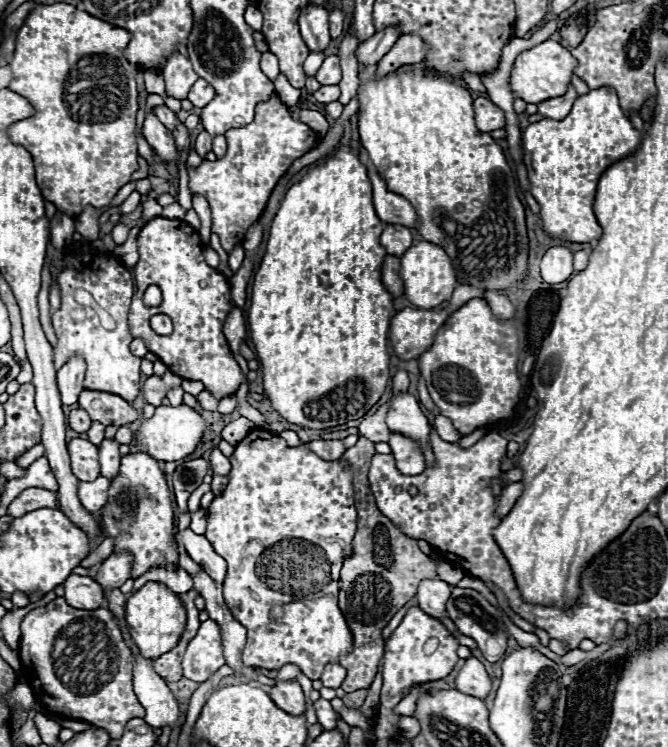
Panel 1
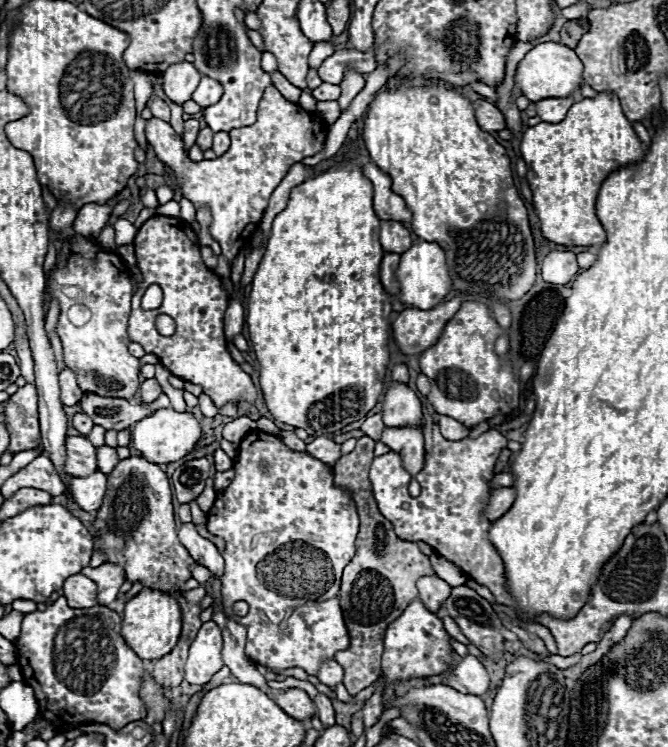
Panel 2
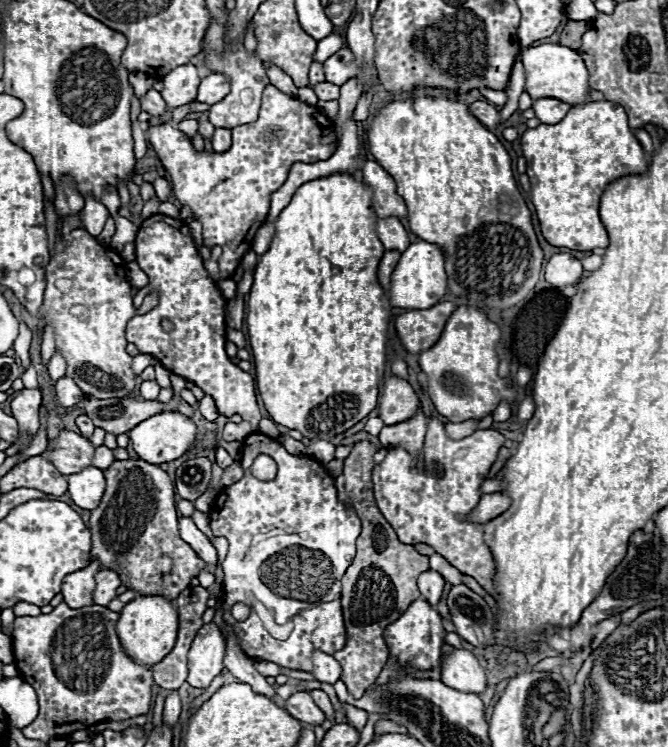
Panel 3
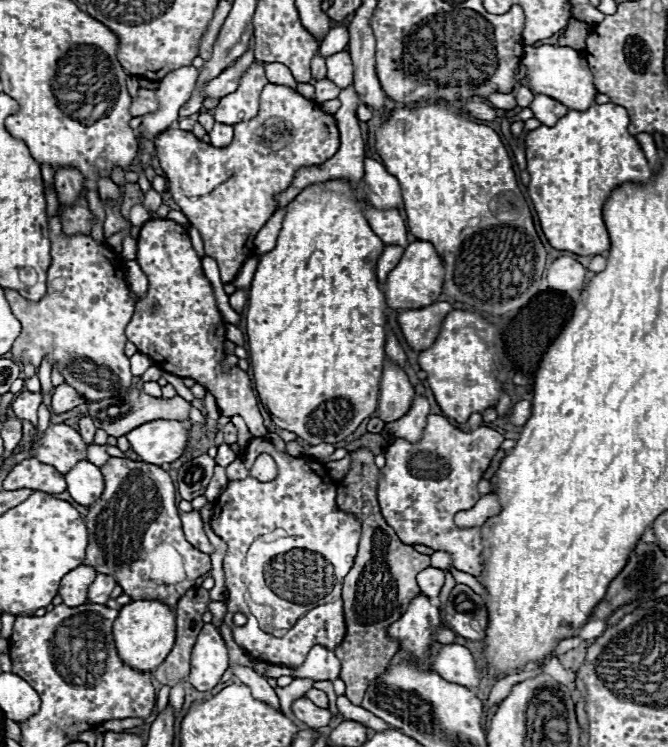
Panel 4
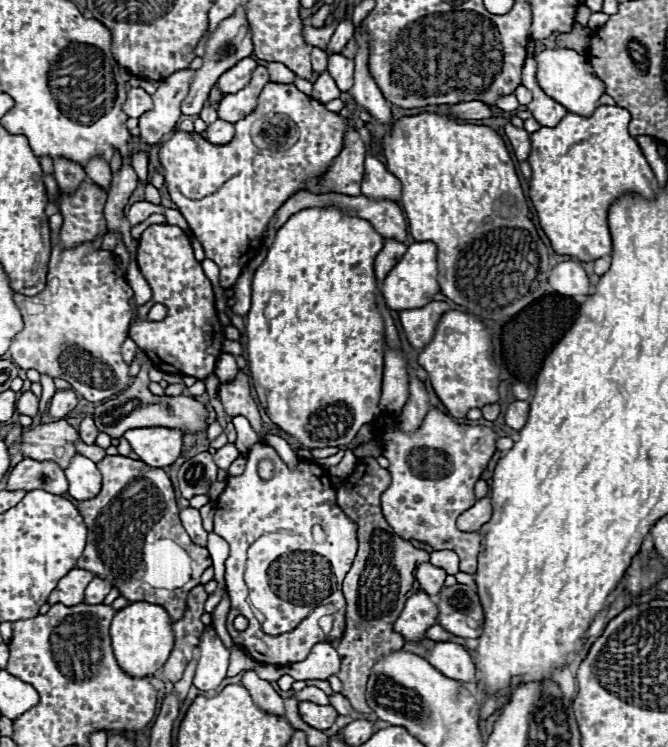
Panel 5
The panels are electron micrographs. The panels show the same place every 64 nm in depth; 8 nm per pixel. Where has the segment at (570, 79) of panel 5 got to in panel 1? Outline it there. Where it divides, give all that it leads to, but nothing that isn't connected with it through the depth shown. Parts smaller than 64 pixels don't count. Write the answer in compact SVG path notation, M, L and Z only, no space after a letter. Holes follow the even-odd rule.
M544 40L518 54L510 72L510 90L516 98L522 98L524 102L530 102L530 104L544 102L546 98L562 96L570 84L574 66L576 66L576 60L566 48L562 48L556 40Z

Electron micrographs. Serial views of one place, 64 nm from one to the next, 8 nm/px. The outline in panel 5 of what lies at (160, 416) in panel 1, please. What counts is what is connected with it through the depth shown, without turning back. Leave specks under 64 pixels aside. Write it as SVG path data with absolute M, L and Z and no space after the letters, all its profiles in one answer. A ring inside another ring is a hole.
M162 426L154 428L134 428L124 434L132 450L140 456L142 462L154 468L170 466L180 458L182 452L182 430L170 430Z

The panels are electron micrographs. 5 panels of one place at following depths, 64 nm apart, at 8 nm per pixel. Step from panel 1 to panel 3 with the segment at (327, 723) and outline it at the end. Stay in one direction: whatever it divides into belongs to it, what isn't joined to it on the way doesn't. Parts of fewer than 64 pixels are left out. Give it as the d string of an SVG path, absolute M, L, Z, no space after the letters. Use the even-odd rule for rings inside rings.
M312 690L312 692L310 692L310 696L314 698L316 706L326 714L326 718L334 718L334 708L332 708L330 698L328 698L328 694L326 694L326 692L322 692L322 690Z

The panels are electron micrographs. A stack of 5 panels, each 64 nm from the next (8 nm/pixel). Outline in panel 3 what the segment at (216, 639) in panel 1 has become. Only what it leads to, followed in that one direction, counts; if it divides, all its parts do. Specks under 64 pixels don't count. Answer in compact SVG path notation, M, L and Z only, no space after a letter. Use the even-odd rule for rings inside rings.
M214 622L204 624L188 654L188 684L194 688L208 688L224 668L224 650L226 642L220 628Z

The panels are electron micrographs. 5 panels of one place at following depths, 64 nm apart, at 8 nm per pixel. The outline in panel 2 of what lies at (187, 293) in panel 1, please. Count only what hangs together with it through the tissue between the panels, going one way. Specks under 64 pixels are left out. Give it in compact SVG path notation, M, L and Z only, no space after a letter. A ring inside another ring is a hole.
M152 216L140 226L133 244L142 282L138 282L138 290L132 296L128 320L130 340L142 344L148 354L156 354L174 376L200 384L204 394L208 394L218 408L226 402L238 402L240 398L252 404L256 400L252 378L232 360L222 332L222 320L230 298L220 276L202 262L196 232L180 218ZM150 284L158 284L164 290L164 302L156 310L142 310L140 298ZM158 314L174 318L176 332L172 336L160 336L156 332L154 320Z

